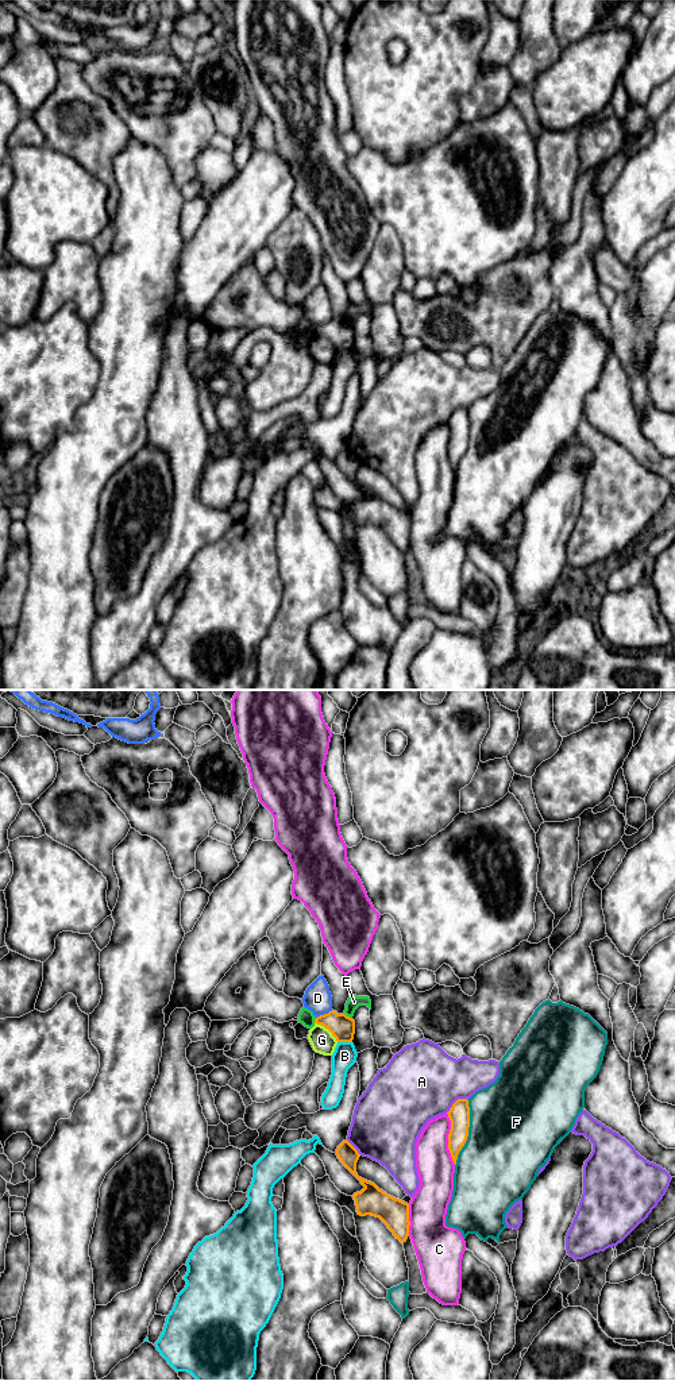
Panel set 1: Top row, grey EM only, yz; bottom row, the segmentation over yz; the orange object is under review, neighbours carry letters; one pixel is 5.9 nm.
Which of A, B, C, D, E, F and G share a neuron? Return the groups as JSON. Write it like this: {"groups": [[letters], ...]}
{"groups": [["A"], ["B"], ["C"], ["D", "G"], ["E"], ["F"]]}

